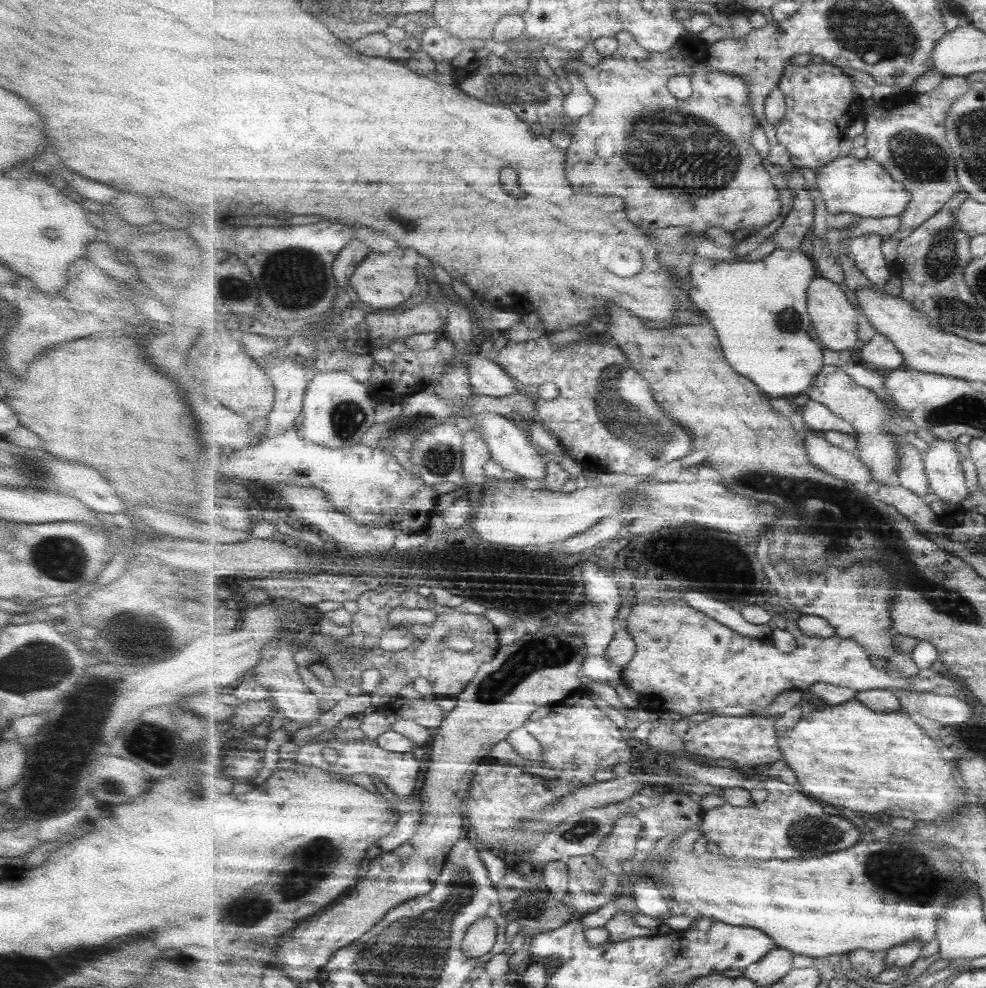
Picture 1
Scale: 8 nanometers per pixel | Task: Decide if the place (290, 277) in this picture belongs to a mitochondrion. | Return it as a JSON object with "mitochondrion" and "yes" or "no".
{"mitochondrion":"yes"}

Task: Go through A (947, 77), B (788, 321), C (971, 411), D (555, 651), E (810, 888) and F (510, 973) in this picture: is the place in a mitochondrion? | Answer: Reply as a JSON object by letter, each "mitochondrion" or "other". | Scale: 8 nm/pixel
{"A":"other","B":"mitochondrion","C":"mitochondrion","D":"mitochondrion","E":"other","F":"other"}

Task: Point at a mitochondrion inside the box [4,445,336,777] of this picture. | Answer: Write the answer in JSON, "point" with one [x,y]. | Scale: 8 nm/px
{"point":[60,559]}

